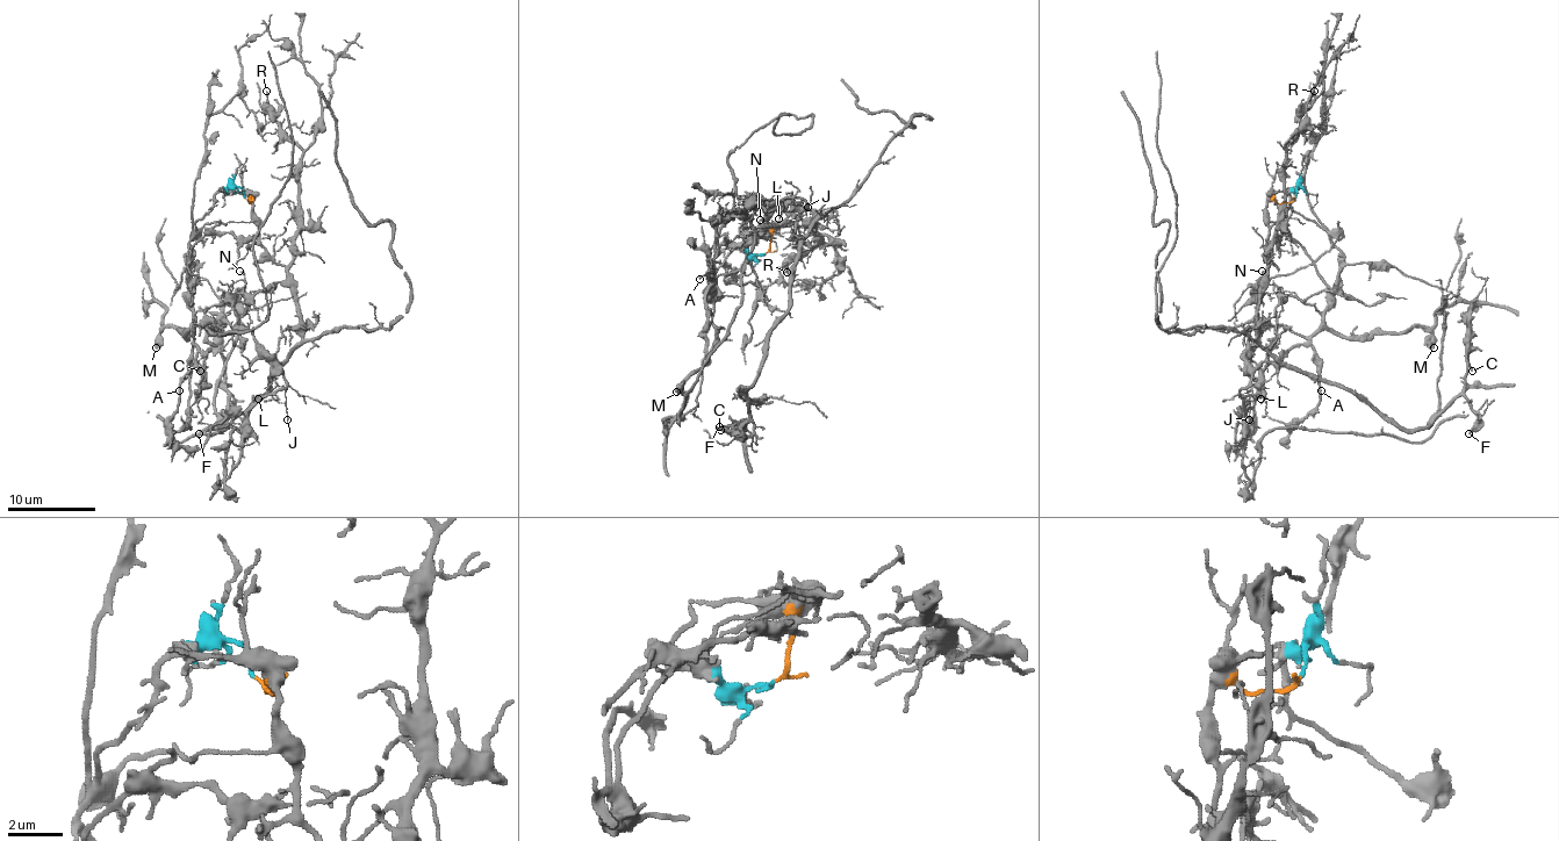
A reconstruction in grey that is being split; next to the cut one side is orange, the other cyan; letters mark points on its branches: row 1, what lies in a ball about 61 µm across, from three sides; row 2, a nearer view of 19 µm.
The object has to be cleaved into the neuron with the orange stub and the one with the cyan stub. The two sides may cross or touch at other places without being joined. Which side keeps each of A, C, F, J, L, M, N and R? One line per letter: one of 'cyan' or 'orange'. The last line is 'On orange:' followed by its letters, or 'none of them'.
A: cyan
C: orange
F: orange
J: orange
L: orange
M: cyan
N: orange
R: orange
On orange: C, F, J, L, N, R

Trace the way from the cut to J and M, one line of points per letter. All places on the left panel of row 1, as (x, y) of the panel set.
J: (246, 200), (252, 205), (257, 239), (286, 267), (296, 307), (301, 342), (274, 361), (284, 372), (287, 421)
M: (246, 198), (237, 187), (227, 187), (195, 222), (189, 248), (193, 322), (187, 337), (165, 326), (157, 349)

